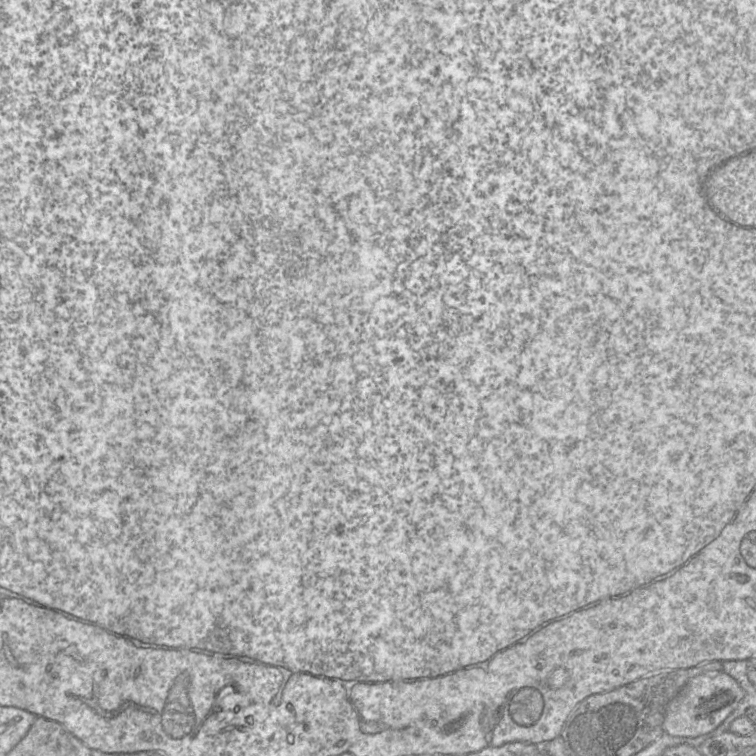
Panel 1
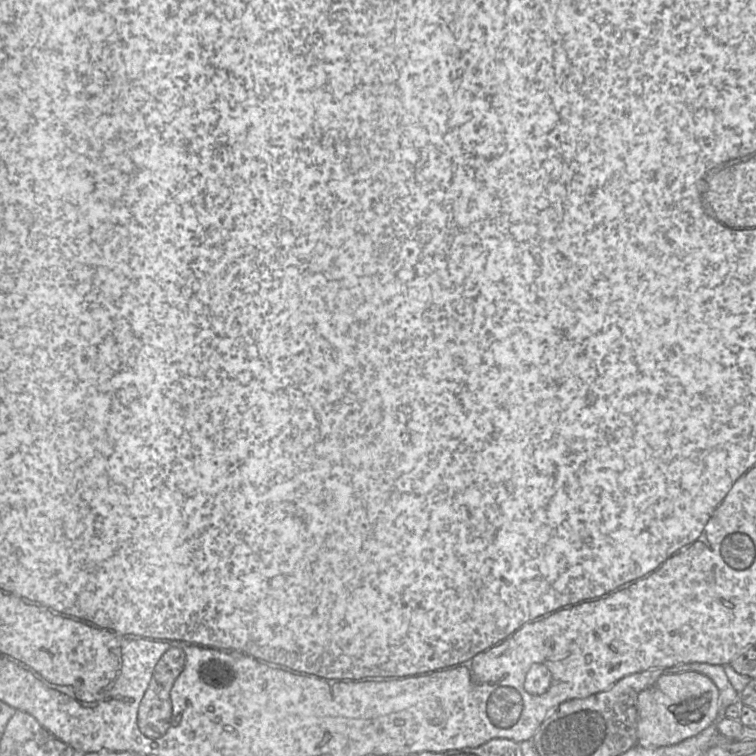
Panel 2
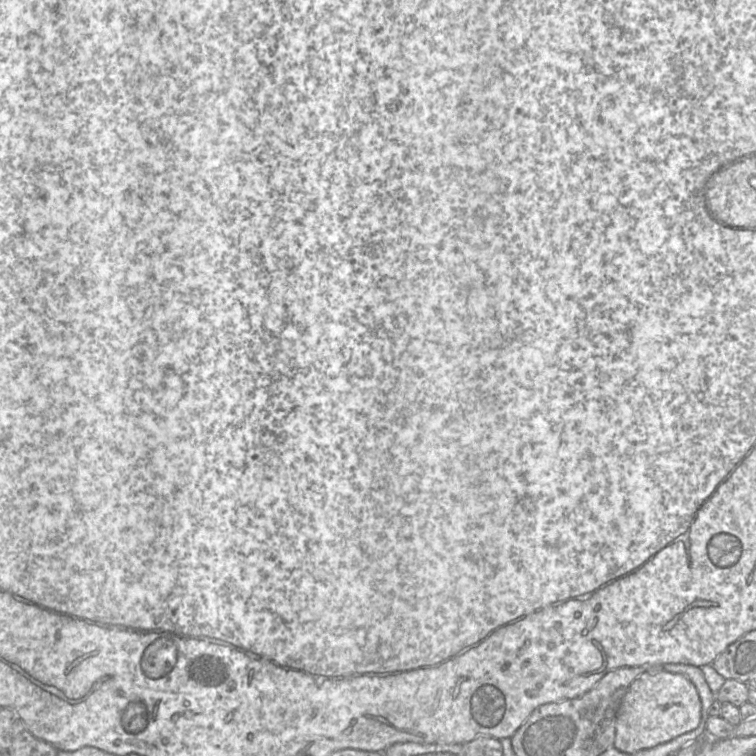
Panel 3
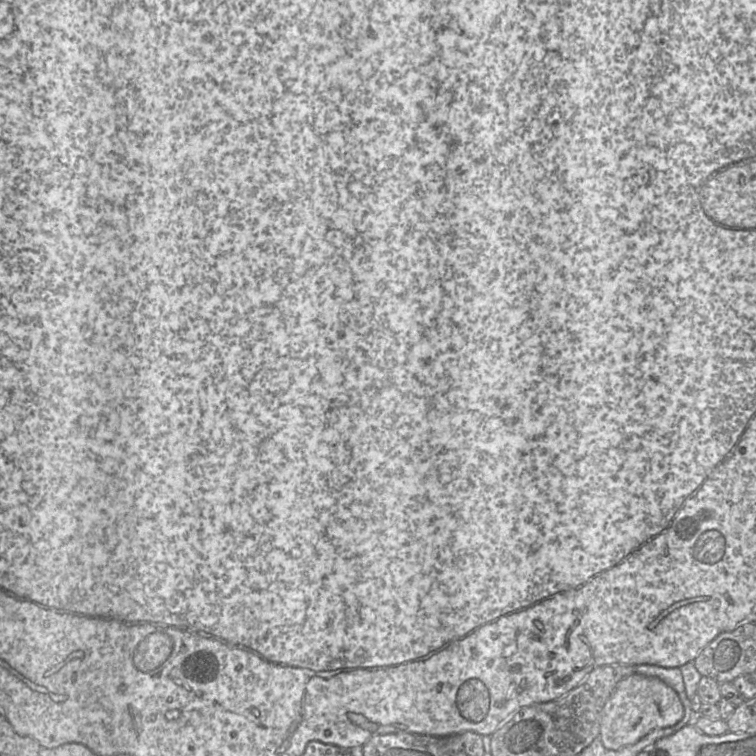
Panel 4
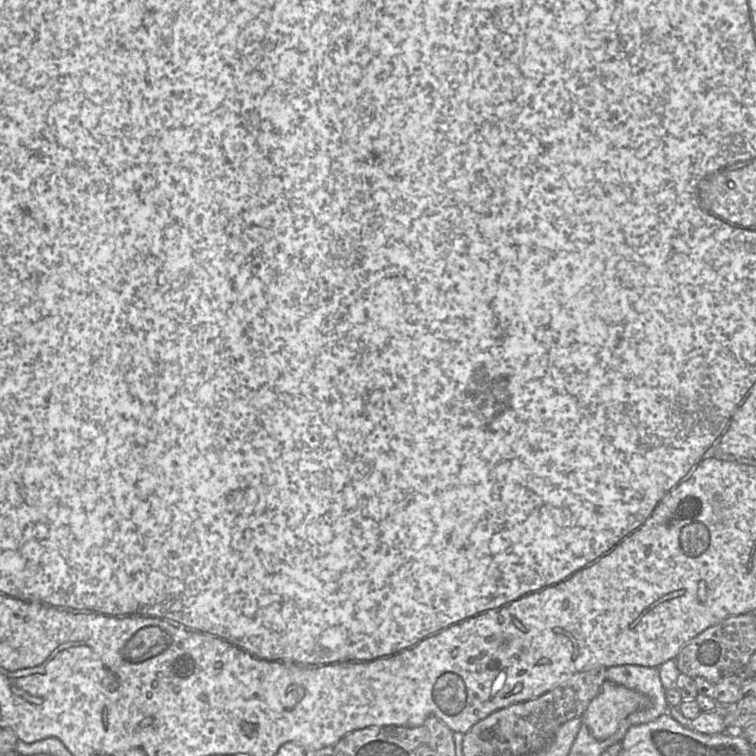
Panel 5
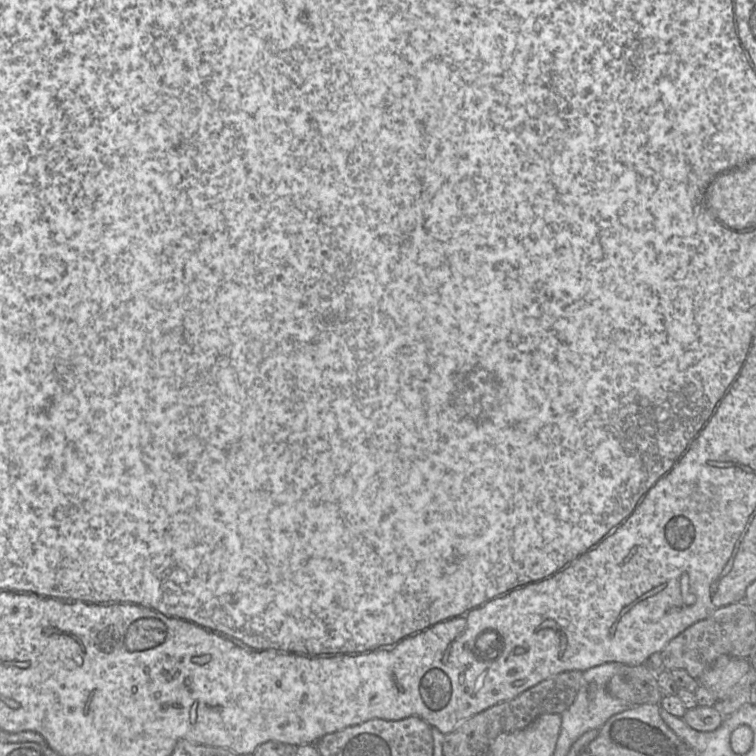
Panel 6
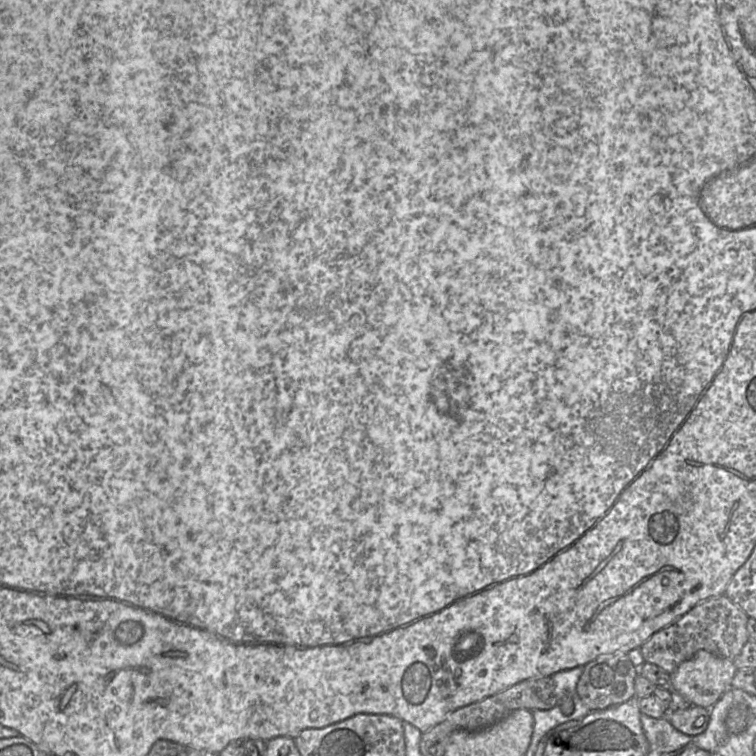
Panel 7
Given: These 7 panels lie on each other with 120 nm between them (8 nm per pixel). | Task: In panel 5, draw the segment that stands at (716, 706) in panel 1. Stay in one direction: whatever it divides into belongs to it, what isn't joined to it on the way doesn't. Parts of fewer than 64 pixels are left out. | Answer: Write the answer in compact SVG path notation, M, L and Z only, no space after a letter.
M605 681L583 715L591 735L604 741L613 736L620 724L631 714L649 706L642 694L609 681Z

